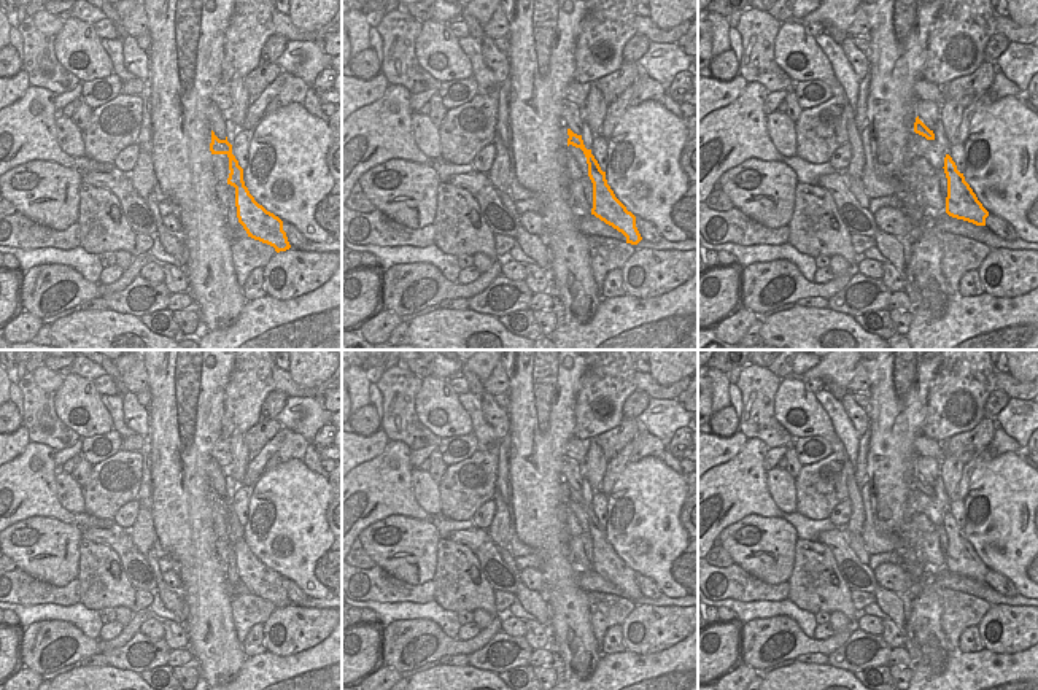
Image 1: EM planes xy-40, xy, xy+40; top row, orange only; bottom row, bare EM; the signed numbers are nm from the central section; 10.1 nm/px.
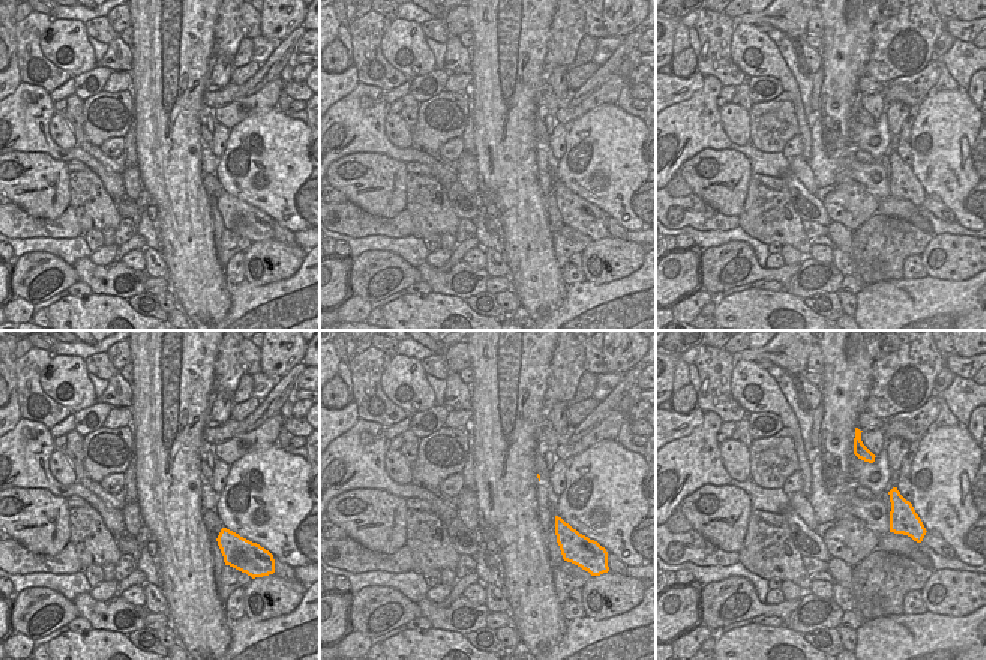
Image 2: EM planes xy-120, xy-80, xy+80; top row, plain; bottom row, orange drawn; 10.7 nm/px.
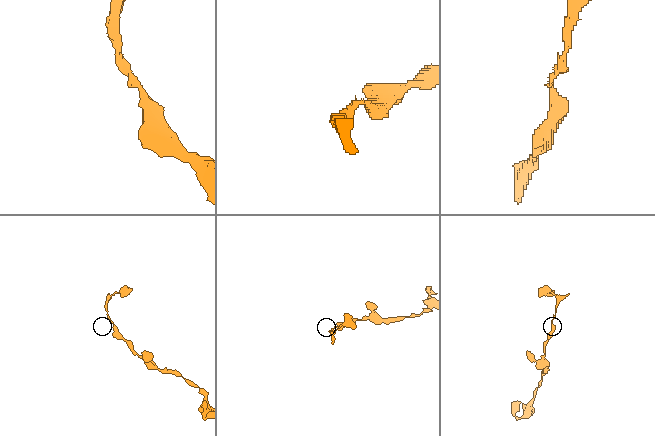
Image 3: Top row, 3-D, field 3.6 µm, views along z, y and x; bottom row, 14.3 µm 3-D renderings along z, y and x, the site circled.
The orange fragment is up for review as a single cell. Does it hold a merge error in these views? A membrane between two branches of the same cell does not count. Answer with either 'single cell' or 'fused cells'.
single cell

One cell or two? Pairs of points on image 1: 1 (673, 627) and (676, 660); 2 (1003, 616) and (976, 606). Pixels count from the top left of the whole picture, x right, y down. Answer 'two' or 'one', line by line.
1: two
2: two

